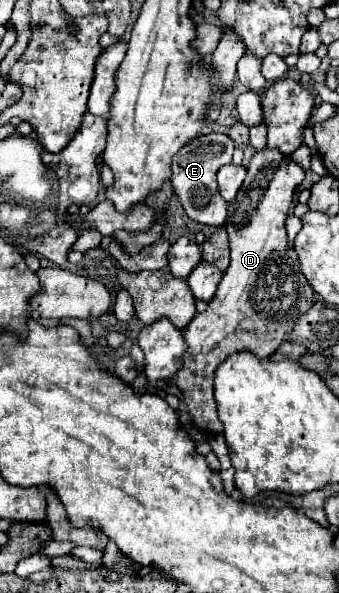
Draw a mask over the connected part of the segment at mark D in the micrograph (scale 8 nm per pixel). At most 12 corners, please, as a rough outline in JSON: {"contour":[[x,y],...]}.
{"contour":[[264,148],[228,204],[230,266],[184,330],[194,426],[214,370],[272,356],[316,294],[284,222],[304,170]]}

